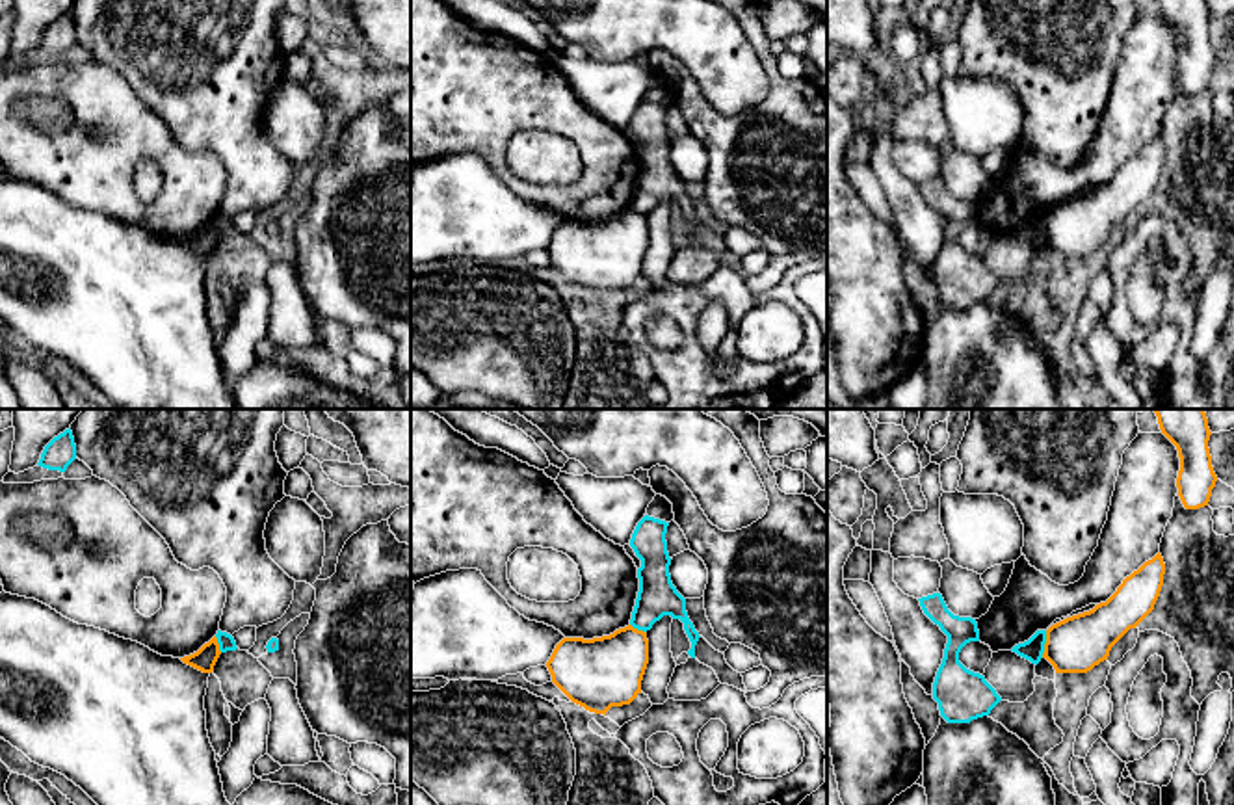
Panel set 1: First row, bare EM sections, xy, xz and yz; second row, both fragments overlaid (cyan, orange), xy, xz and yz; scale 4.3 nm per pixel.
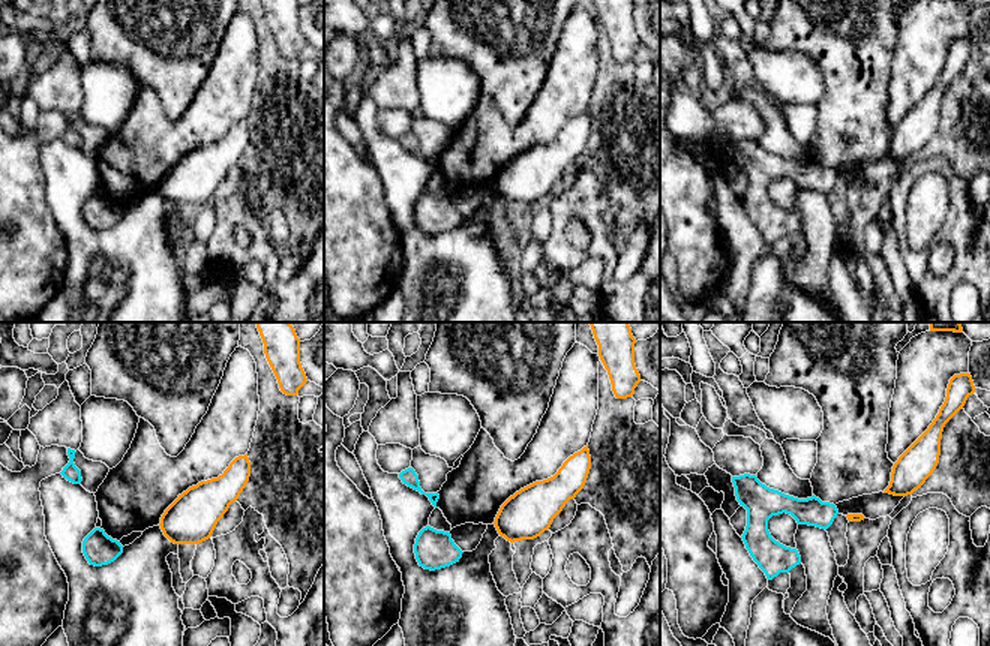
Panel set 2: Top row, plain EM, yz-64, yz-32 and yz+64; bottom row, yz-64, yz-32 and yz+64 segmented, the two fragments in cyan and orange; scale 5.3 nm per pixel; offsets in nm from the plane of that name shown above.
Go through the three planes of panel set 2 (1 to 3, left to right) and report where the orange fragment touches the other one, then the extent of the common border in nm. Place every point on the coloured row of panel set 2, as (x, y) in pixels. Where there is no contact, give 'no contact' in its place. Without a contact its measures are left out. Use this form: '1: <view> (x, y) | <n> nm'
1: no contact
2: no contact
3: no contact

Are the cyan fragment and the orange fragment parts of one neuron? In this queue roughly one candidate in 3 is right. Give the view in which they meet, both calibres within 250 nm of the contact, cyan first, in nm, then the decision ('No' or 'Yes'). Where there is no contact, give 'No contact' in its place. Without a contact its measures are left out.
Touches cyan in yz. Thickness 90 nm (cyan) against 240 nm. No

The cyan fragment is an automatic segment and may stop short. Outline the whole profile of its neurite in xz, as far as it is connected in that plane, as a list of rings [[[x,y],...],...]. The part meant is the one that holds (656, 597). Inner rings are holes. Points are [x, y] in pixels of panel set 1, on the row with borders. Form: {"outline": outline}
{"outline": [[[645,515],[632,534],[630,547],[641,560],[641,567],[637,569],[639,591],[630,625],[647,632],[663,615],[680,619],[691,641],[688,654],[695,658],[695,645],[701,636],[688,617],[686,599],[671,582],[671,558],[665,541],[667,526],[669,522]]]}

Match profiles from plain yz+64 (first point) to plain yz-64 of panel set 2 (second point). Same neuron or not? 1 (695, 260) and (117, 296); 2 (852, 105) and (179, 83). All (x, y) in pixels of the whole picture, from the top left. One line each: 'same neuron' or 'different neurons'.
1: different neurons
2: same neuron

